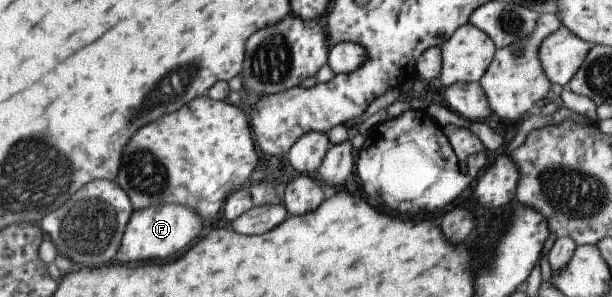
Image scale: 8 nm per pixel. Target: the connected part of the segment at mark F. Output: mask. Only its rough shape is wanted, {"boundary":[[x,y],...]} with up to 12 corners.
{"boundary":[[186,204],[148,206],[127,222],[116,260],[166,260],[204,220]]}

